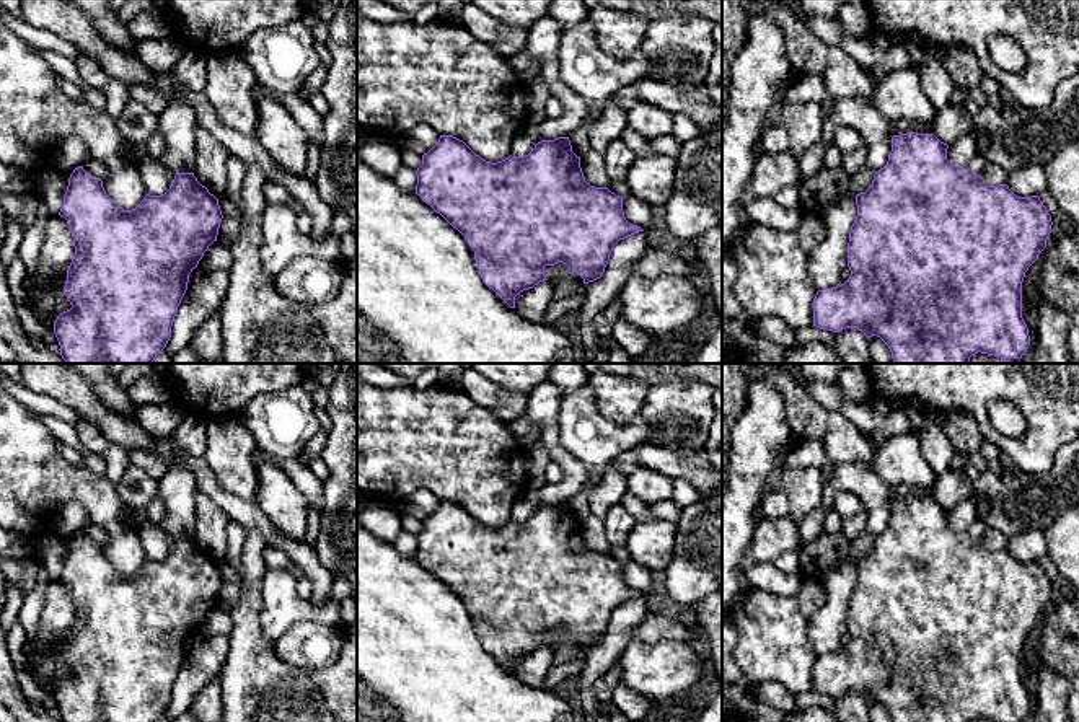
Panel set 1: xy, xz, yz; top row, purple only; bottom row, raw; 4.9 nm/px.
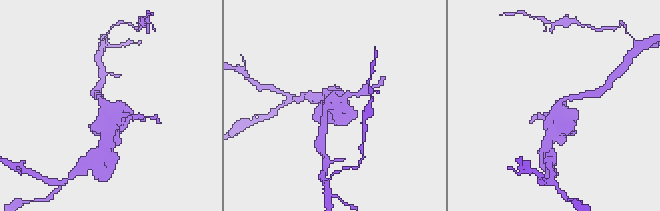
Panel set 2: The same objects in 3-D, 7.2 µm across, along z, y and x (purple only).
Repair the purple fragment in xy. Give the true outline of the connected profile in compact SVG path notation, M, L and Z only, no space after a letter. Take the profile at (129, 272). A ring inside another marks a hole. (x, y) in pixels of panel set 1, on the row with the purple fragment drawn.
M78 166L68 178L59 215L70 225L75 246L64 287L72 308L60 313L54 323L62 359L65 363L152 363L171 337L189 274L217 241L223 218L218 199L197 181L194 173L176 173L163 196L147 194L135 209L124 210L106 194L101 179Z

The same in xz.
M440 135L438 142L422 155L422 165L416 174L416 194L465 236L474 251L484 284L510 308L515 308L515 297L520 292L548 280L544 275L546 266L562 262L580 275L584 284L600 279L614 244L644 231L626 220L623 197L608 187L595 187L585 181L580 156L572 152L569 137L541 140L525 156L510 155L492 163L476 155L463 140L453 135Z

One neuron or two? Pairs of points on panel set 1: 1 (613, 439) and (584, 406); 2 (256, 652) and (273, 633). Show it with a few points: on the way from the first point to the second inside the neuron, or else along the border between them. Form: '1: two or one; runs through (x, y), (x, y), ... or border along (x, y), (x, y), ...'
1: one; runs through (605, 431), (589, 414)
2: two; border along (261, 600), (259, 629), (271, 642)

